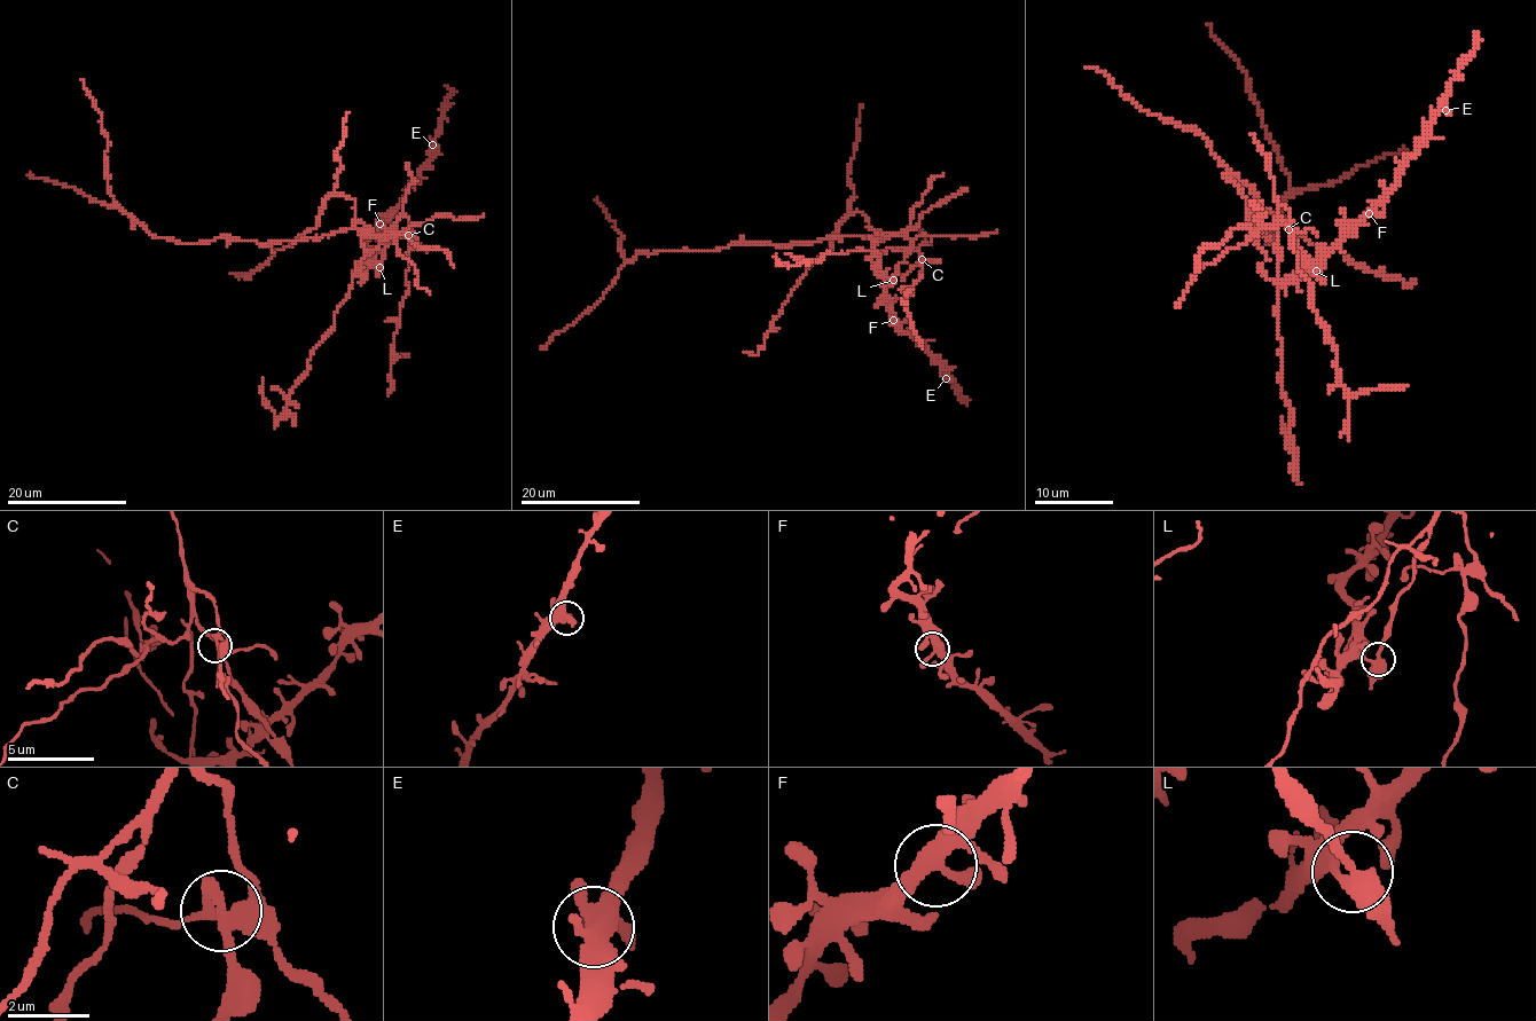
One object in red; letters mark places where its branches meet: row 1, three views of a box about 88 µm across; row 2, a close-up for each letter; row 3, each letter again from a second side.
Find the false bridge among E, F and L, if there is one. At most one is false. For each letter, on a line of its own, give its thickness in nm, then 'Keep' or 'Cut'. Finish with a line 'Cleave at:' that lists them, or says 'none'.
E: Thickness 400 nm. Keep
F: Thickness 360 nm. Keep
L: Thickness 360 nm. Cut
Cleave at: L

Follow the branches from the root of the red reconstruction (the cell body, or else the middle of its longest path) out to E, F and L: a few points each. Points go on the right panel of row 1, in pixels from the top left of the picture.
E: (1258, 227), (1261, 220), (1259, 227), (1283, 221), (1313, 271), (1401, 179), (1428, 125), (1446, 110)
F: (1258, 227), (1261, 220), (1259, 227), (1272, 227), (1279, 220), (1283, 221), (1313, 271), (1344, 234), (1369, 213)
L: (1258, 227), (1261, 220), (1259, 227), (1272, 227), (1279, 220), (1283, 221), (1291, 229), (1300, 253), (1316, 271)

